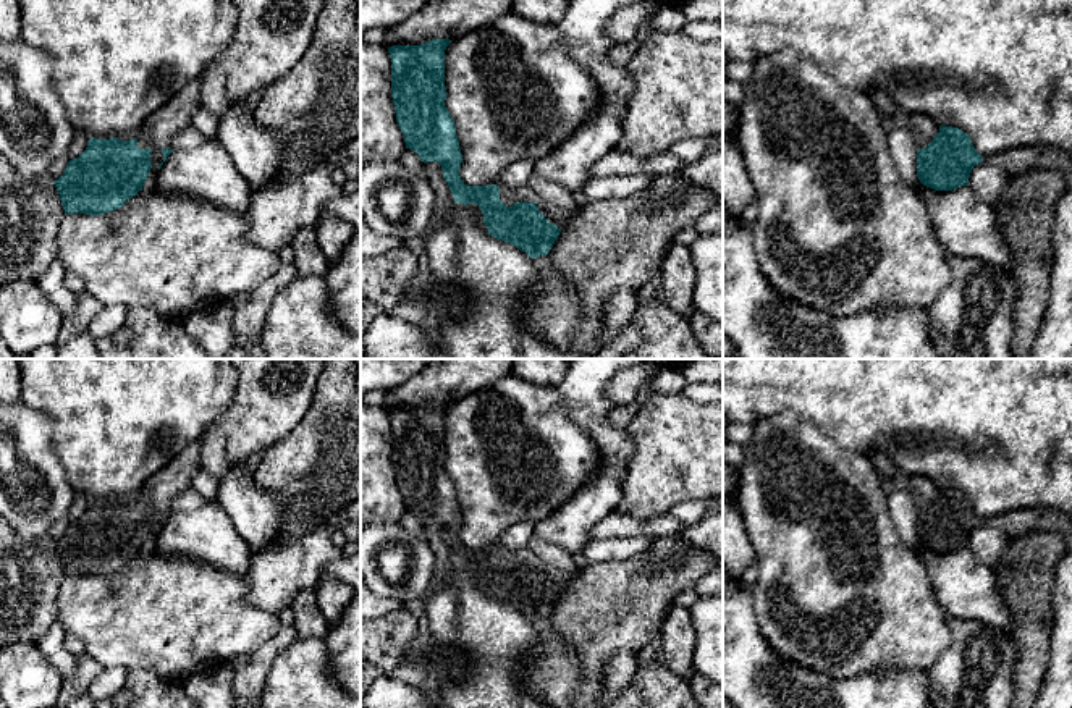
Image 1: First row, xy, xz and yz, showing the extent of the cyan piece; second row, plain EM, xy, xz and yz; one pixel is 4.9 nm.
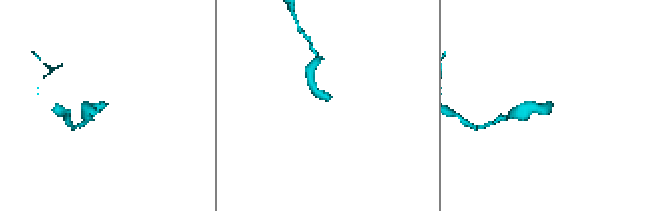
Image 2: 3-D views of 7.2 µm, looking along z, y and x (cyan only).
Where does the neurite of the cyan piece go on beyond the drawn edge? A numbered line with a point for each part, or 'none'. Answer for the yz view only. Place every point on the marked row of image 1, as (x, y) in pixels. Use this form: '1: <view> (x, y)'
1: yz (922, 128)

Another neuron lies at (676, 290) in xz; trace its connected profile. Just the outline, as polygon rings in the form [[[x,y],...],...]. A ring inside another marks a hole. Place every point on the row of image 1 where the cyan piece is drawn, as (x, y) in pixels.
[[[671,244],[661,272],[663,281],[658,297],[668,309],[681,315],[692,315],[695,312],[692,306],[695,267],[690,247]]]

